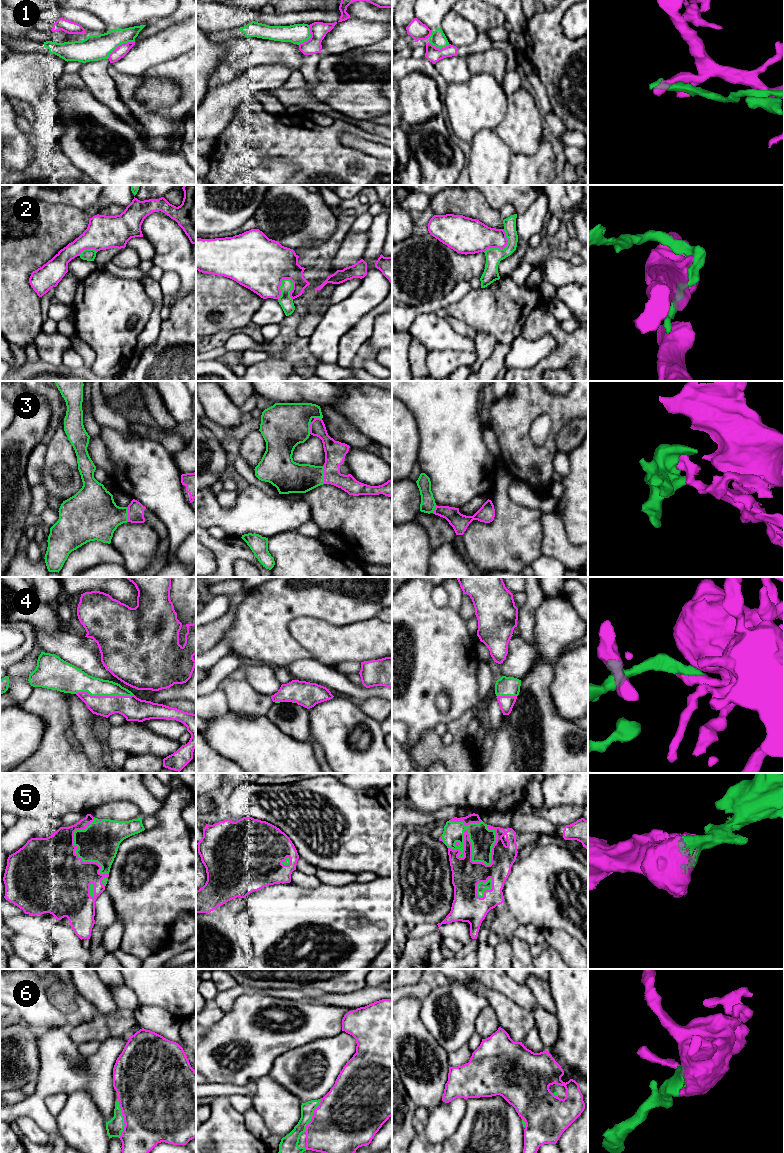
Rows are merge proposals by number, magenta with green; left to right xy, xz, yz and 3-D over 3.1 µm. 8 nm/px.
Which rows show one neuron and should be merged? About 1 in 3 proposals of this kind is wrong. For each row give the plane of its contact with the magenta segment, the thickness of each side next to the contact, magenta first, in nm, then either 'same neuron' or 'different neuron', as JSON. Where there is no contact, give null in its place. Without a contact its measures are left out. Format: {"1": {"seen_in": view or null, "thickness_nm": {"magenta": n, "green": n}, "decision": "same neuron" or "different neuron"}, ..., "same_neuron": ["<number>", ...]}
{"1": {"seen_in": "xy", "thickness_nm": {"magenta": 90, "green": 200}, "decision": "different neuron"}, "2": {"seen_in": "xz", "thickness_nm": {"magenta": 440, "green": 110}, "decision": "different neuron"}, "3": {"seen_in": "xz", "thickness_nm": {"magenta": 170, "green": 240}, "decision": "same neuron"}, "4": {"seen_in": "xy", "thickness_nm": {"magenta": 190, "green": 180}, "decision": "same neuron"}, "5": {"seen_in": "yz", "thickness_nm": {"magenta": 240, "green": 190}, "decision": "same neuron"}, "6": {"seen_in": "xy", "thickness_nm": {"magenta": 500, "green": 140}, "decision": "same neuron"}, "same_neuron": ["3", "4", "5", "6"]}

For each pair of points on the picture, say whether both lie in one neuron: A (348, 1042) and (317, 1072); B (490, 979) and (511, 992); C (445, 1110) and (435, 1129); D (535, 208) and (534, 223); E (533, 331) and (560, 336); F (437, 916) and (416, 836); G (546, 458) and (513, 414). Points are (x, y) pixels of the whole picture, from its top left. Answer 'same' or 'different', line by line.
A: same
B: same
C: same
D: same
E: same
F: same
G: same

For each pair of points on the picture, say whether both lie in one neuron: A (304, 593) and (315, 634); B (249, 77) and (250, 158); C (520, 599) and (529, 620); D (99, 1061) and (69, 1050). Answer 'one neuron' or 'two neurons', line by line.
A: two neurons
B: two neurons
C: two neurons
D: one neuron

